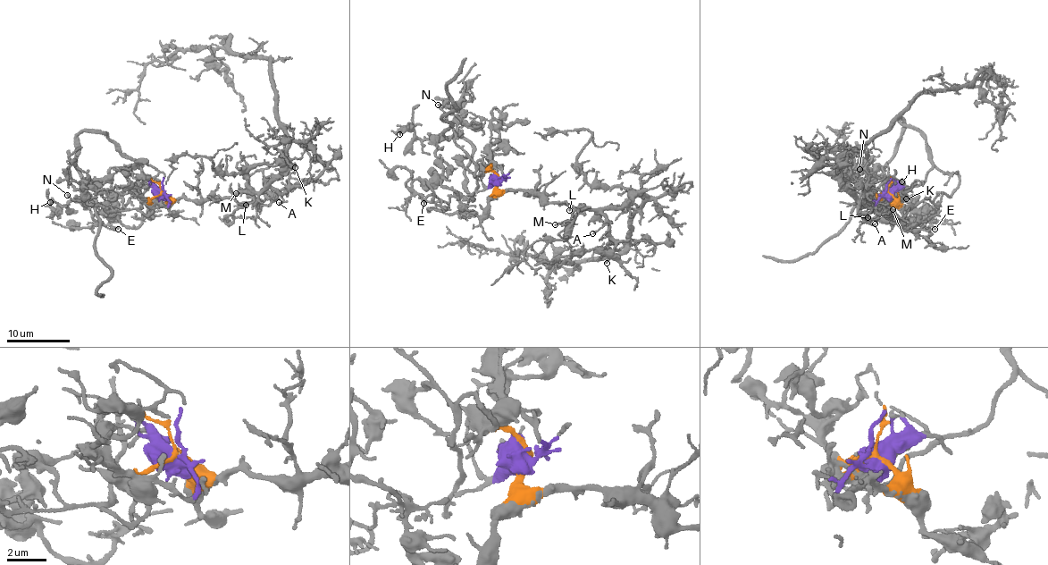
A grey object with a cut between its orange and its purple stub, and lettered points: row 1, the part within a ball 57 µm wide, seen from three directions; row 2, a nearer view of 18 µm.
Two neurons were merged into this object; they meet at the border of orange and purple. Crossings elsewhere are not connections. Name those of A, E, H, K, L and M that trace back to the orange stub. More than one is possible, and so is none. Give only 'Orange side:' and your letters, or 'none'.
Orange side: A, K, L, M

